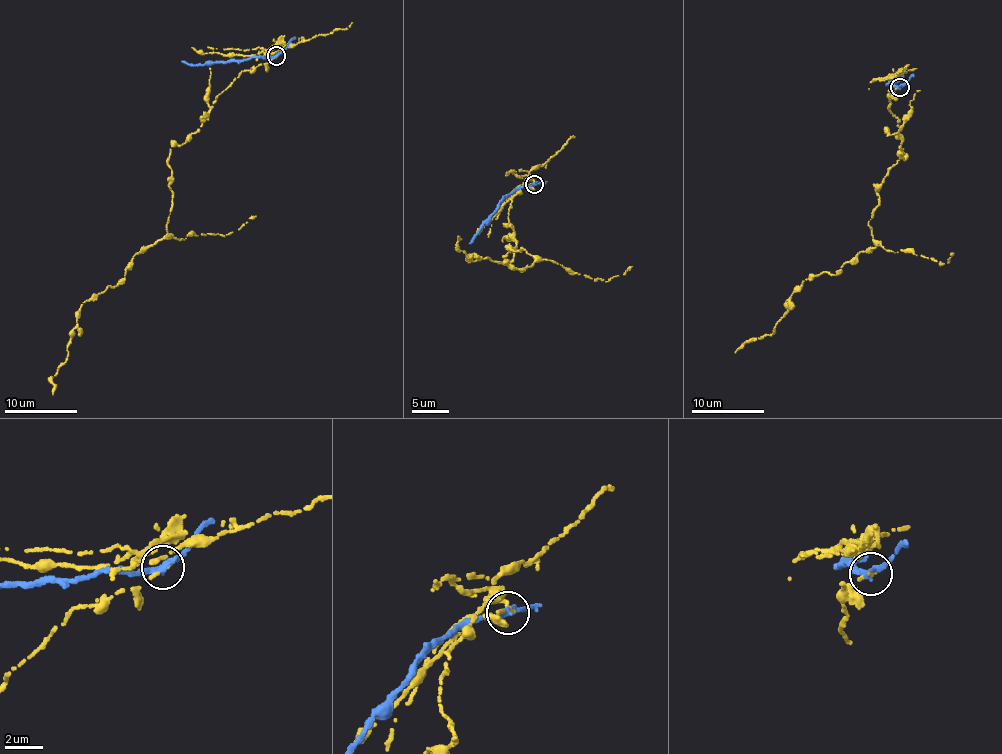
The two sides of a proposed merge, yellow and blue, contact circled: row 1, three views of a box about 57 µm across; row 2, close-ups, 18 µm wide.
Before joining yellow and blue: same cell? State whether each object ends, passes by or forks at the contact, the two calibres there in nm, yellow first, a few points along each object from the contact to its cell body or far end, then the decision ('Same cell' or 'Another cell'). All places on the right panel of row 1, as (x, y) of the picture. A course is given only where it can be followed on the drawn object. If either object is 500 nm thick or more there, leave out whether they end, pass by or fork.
At the ring yellow ends. At the ring blue passes by. Thickness 150 nm (yellow) against 300 nm. Course of yellow: (900, 87), (888, 107), (904, 159), (880, 186), (876, 246), (806, 279), (772, 333), (735, 352). Course of blue: (900, 87), (887, 83), (898, 81), (903, 75). Another cell

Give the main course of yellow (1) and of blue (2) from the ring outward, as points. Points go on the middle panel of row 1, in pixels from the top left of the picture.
1: (535, 185), (511, 200), (517, 241), (513, 259), (504, 256), (523, 248), (531, 265), (471, 261), (459, 235)
2: (535, 185), (517, 187), (506, 194), (468, 244)

